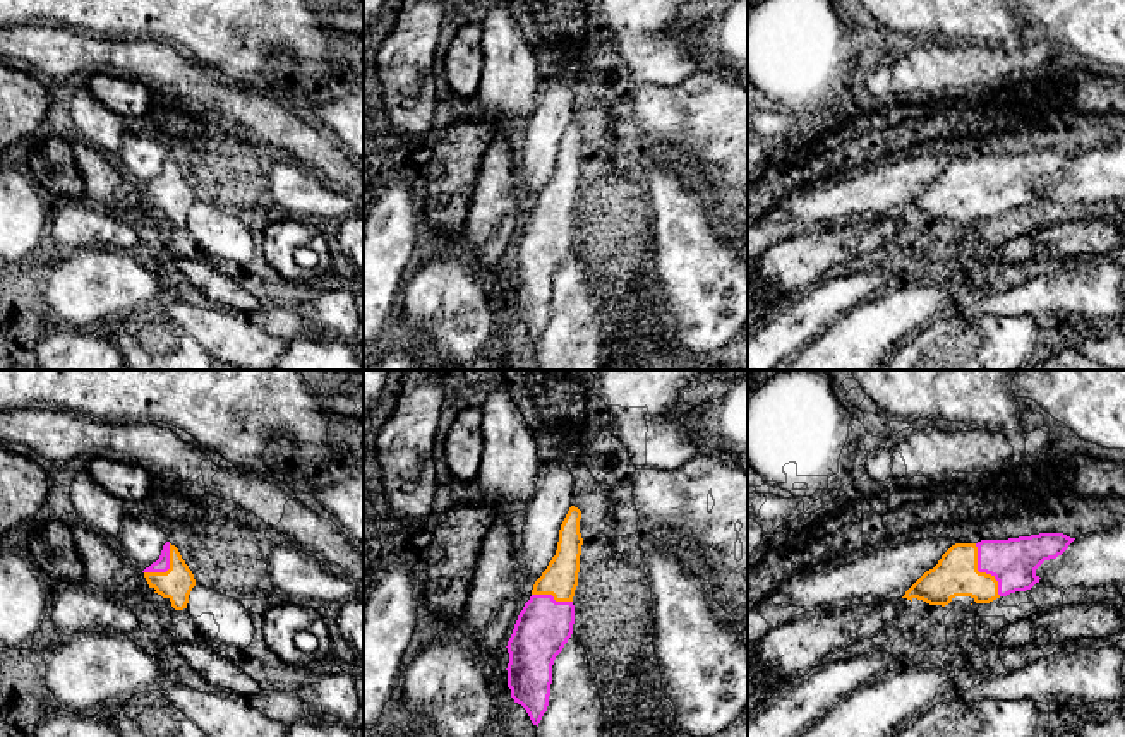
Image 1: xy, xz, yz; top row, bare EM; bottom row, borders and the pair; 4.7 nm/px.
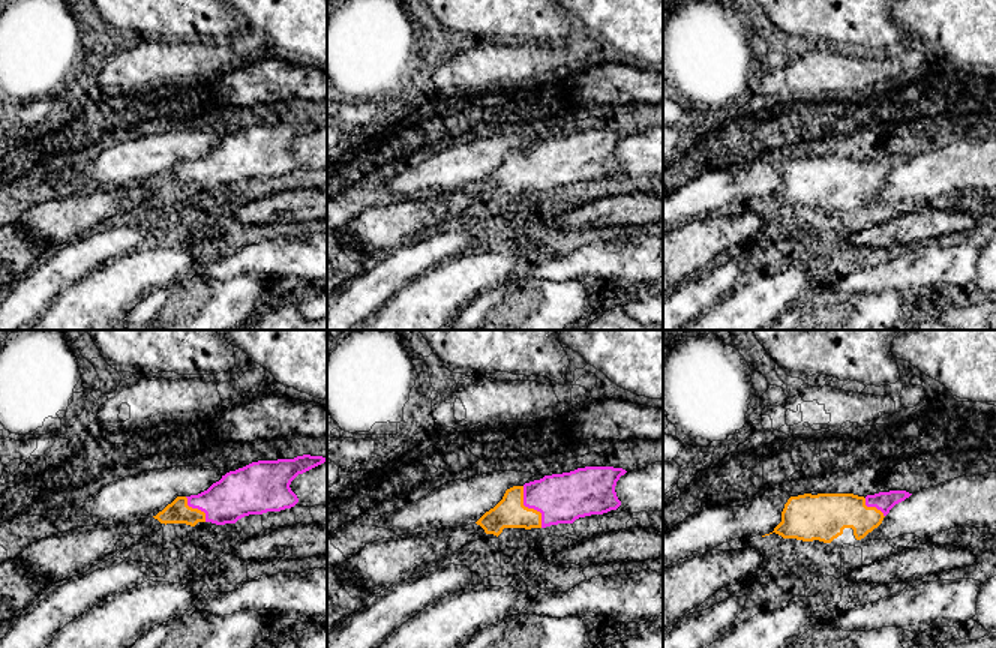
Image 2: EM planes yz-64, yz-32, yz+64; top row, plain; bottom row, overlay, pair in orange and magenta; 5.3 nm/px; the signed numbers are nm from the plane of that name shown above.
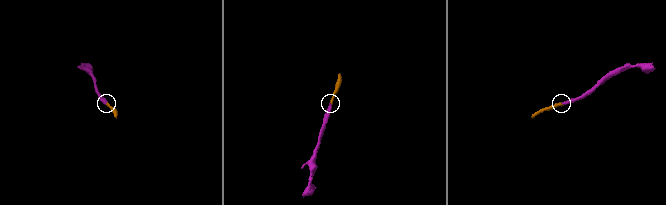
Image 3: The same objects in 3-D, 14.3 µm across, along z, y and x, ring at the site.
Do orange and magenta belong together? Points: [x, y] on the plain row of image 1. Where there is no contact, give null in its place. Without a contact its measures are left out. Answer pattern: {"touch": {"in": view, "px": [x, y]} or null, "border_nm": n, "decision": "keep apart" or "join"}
{"touch": {"in": "yz", "px": [981, 189]}, "border_nm": 280, "decision": "join"}

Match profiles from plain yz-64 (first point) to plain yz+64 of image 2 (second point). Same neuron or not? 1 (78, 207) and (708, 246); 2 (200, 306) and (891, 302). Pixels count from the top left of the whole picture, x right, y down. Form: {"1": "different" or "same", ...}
{"1": "same", "2": "same"}

